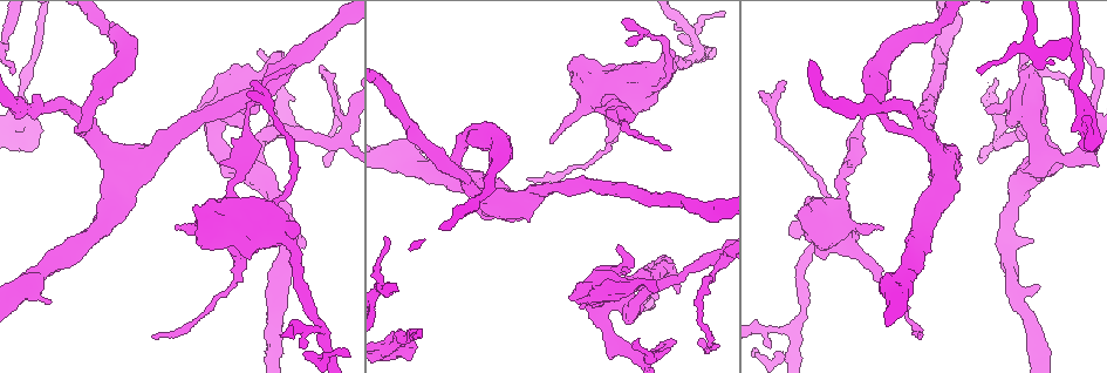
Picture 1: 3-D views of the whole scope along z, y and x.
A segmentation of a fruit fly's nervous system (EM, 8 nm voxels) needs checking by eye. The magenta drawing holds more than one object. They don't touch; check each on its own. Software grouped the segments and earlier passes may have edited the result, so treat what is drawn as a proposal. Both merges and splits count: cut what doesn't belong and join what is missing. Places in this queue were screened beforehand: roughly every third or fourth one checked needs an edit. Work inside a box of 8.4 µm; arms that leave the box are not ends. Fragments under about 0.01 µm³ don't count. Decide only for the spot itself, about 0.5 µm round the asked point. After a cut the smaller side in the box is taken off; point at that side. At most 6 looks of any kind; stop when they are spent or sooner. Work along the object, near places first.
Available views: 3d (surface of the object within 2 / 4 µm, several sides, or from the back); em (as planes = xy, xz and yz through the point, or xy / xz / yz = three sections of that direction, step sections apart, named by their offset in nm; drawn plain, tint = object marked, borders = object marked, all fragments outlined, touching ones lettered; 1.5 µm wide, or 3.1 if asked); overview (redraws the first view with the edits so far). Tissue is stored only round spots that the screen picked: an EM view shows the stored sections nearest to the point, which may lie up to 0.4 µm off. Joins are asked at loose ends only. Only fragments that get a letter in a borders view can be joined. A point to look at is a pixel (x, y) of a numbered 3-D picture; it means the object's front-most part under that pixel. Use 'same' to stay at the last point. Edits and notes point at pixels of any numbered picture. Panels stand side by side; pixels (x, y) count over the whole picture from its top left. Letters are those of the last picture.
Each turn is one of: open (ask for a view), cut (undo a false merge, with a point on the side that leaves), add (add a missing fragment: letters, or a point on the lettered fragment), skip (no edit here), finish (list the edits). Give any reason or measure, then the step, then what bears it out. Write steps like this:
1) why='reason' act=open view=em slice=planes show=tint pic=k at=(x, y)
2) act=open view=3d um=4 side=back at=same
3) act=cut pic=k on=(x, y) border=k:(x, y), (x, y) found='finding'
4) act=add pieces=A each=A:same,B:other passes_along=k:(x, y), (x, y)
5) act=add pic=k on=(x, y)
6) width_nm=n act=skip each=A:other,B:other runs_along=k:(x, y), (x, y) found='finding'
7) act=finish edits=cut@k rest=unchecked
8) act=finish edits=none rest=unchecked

why='end of a long branch' act=open view=3d um=2 pic=1 at=(324, 167)

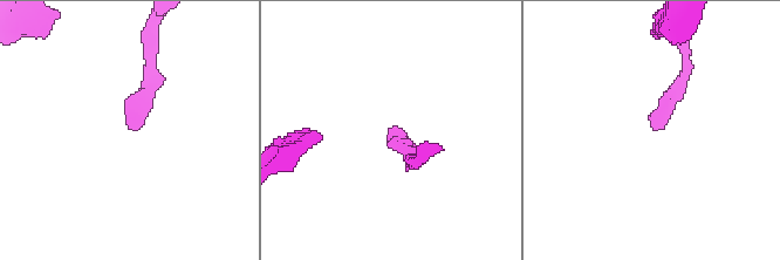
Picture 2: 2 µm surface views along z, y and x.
why='now the EM' act=open view=em slice=xz step=4 show=tint pic=2 at=(131, 127)

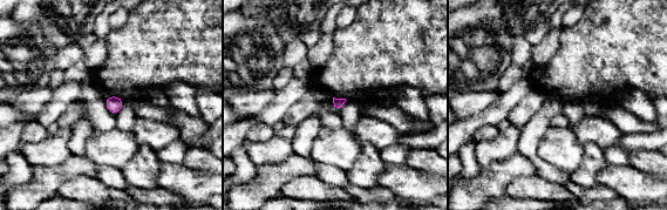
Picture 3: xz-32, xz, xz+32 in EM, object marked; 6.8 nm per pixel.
act=open view=em slice=planes show=borders at=same

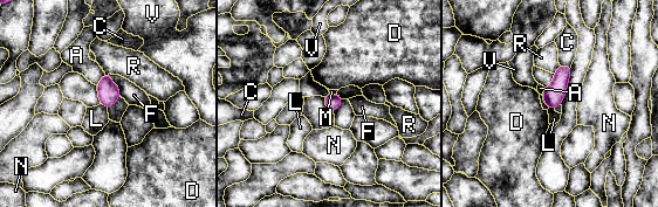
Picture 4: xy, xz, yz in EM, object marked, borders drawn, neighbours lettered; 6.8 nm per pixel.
longest_contact=F:180nm act=skip each=A:other,C:other,D:other,F:other,L:other,M:other,N:other,R:other,V:other border=4:(101, 103), (107, 109) found='none of them fits'

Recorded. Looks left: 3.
why='stops while still wide' act=open view=3d um=4 pic=1 at=(1034, 73)

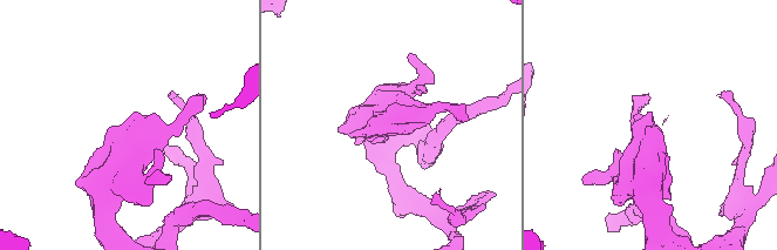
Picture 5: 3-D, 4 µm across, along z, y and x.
act=open view=em slice=planes show=borders pic=5 at=(110, 128)

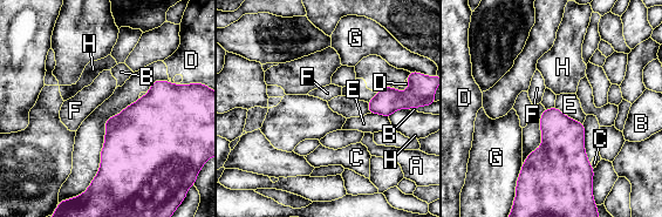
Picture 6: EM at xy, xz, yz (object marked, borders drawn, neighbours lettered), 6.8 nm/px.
act=skip each=A:other,B:other,C:other,D:other,E:other,F:other,G:other,H:other border=6:(366, 102), (370, 113) found='no lettered fragment goes on from it'

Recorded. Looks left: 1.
act=finish edits=none rest=unchecked

